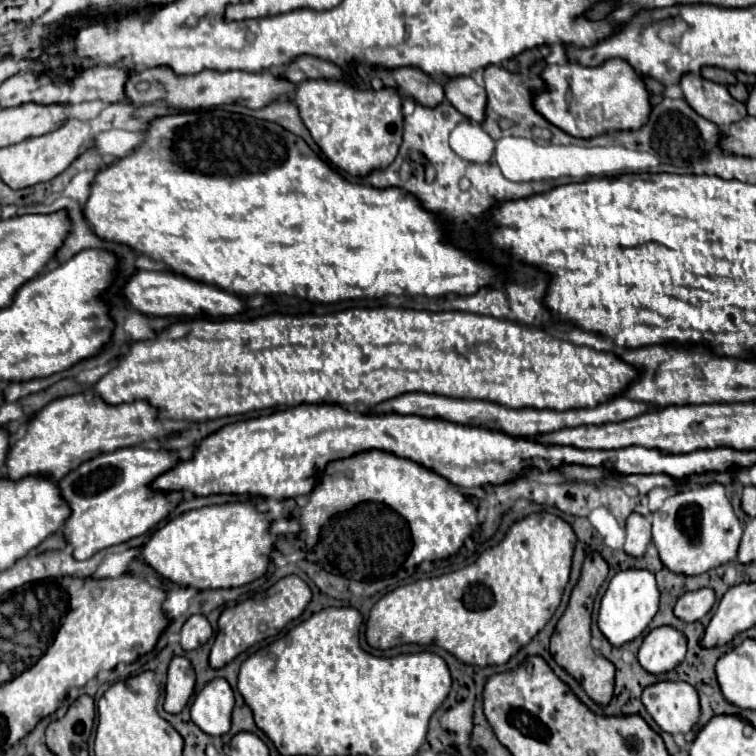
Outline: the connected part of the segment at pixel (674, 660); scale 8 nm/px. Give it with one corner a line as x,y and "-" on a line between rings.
672,627
652,629
638,651
638,661
650,675
674,671
686,655
686,637

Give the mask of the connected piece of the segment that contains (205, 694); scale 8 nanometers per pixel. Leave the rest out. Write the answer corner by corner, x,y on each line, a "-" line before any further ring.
226,679
210,681
194,699
192,721
210,737
222,737
232,725
234,695

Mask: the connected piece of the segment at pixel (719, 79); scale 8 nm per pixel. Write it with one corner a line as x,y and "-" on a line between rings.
704,67
702,69
702,77
710,79
714,83
720,83
720,85
732,85
732,83
736,83
734,73
726,71
726,69
720,69
720,67

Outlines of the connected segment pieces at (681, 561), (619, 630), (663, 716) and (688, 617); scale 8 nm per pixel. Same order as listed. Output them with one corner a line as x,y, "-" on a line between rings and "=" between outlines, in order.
720,483
710,485
690,485
676,495
670,495
664,505
652,513
652,541
660,553
660,559
666,569
680,575
700,575
708,569
716,569
716,565
726,565
736,559
738,545
742,539
742,523
732,511
732,505
726,497
726,489
=
626,569
626,571
616,573
602,597
600,613
598,613
598,627
602,635
608,639
608,643
614,647
622,647
634,641
636,637
640,637
658,611
658,597
660,595
656,587
656,579
650,571
=
662,681
646,687
642,703
658,727
670,735
688,733
700,719
700,699
692,685
684,681
=
700,589
692,593
684,593
674,605
674,615
684,623
694,623
702,619
714,605
716,597
712,589

